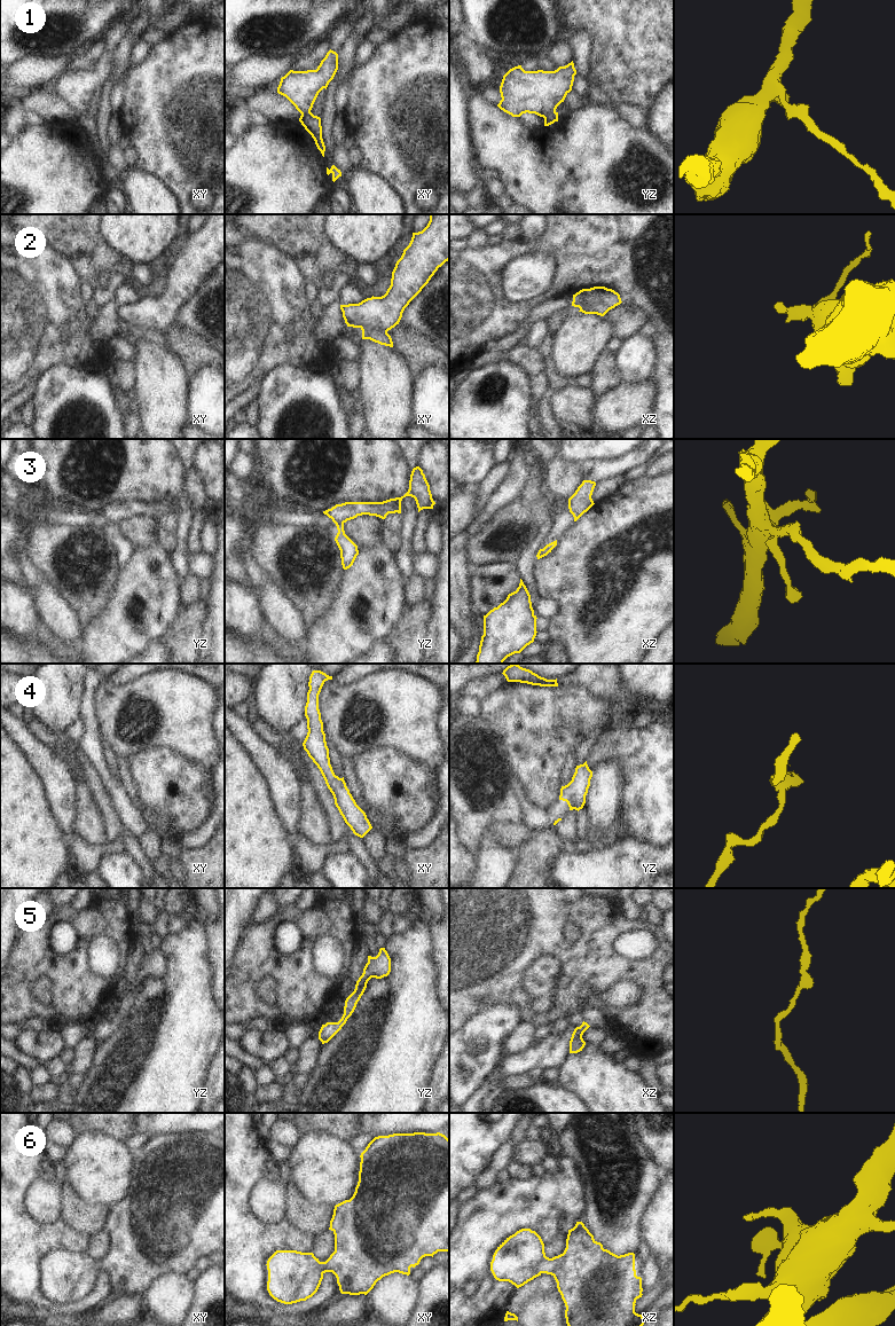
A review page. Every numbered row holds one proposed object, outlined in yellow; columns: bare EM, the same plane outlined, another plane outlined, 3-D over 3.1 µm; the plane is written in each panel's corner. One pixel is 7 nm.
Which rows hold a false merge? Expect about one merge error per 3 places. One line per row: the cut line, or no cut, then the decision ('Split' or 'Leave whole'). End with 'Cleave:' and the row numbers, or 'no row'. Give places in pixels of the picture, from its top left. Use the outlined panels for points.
1: No split. Leave whole
2: Split along xy (361, 327), (386, 331). Split
3: Split along yz (343, 523), (336, 524). Split
4: No split. Leave whole
5: No split. Leave whole
6: No split. Leave whole
Cleave: 2, 3.

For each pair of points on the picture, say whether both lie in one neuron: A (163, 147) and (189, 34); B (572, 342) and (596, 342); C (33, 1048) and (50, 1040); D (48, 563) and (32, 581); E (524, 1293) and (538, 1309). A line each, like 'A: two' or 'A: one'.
A: one
B: one
C: one
D: two
E: two

